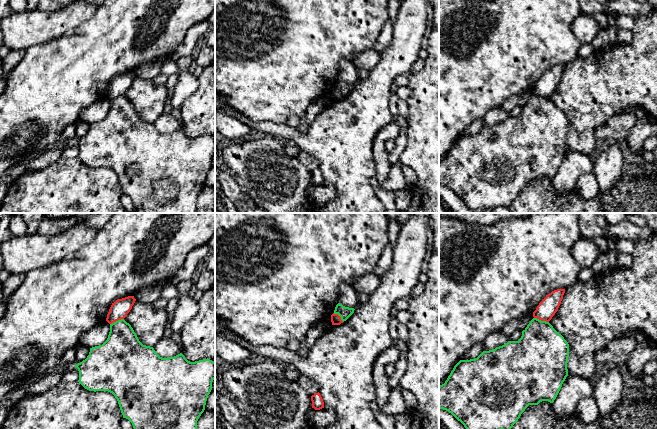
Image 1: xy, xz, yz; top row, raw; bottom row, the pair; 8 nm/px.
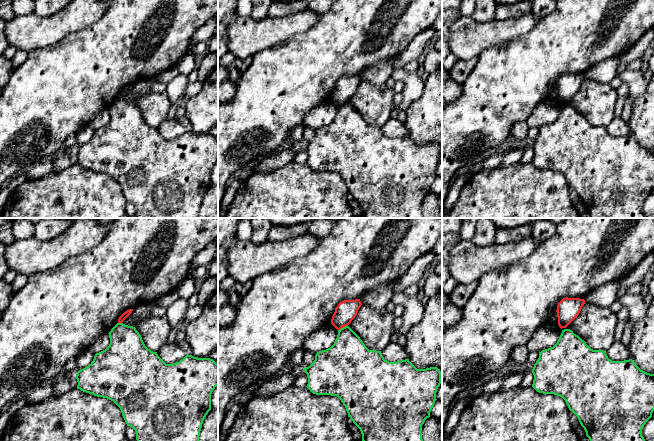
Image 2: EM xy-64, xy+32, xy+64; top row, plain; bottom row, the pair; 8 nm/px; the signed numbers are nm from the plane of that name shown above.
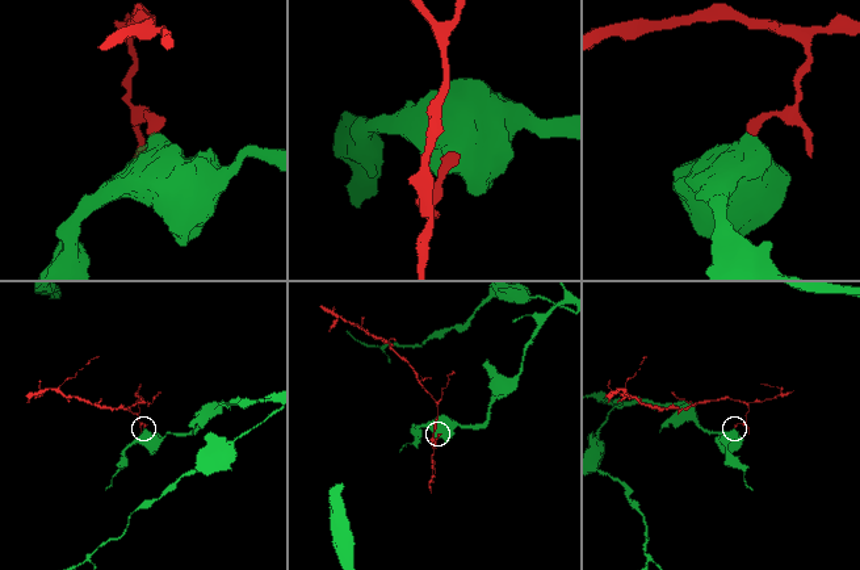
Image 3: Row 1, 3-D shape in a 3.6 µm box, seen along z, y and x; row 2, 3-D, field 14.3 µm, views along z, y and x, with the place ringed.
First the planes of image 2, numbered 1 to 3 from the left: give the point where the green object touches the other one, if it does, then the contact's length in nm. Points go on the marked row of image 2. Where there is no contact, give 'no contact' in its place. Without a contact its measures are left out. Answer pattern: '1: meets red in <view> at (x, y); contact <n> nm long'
1: meets red in xy-64 at (120, 322); contact 30 nm long
2: meets red in xy+32 at (342, 327); contact 90 nm long
3: no contact

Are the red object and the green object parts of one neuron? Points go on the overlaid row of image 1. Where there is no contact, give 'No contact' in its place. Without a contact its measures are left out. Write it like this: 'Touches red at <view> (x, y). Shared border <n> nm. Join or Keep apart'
Touches red at yz (541, 320). Shared border 130 nm. Keep apart

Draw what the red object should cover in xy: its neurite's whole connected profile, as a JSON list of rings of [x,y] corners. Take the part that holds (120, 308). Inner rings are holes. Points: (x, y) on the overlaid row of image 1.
[[[128,296],[116,300],[114,303],[112,303],[109,309],[106,321],[109,324],[112,324],[118,320],[124,319],[132,309],[135,301],[136,299],[134,298],[134,296]]]

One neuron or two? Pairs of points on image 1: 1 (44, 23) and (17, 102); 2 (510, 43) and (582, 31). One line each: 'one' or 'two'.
1: two
2: two

